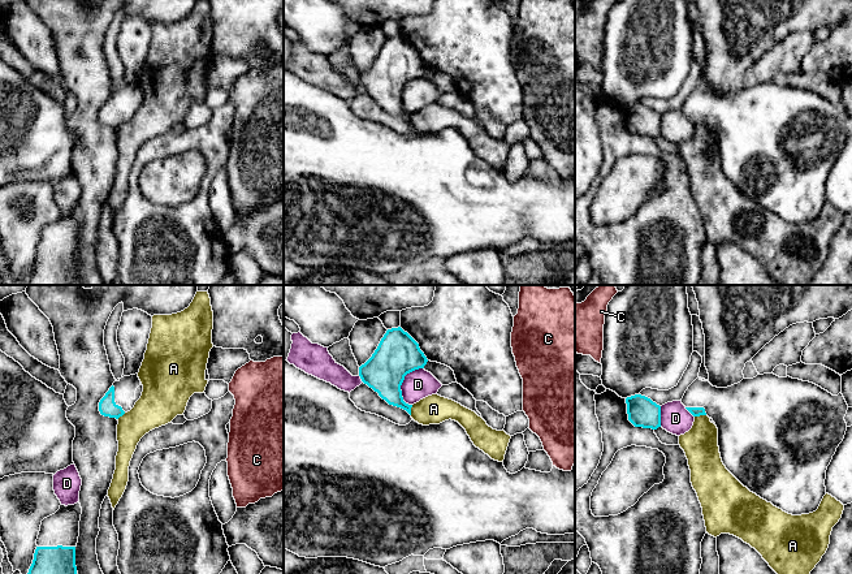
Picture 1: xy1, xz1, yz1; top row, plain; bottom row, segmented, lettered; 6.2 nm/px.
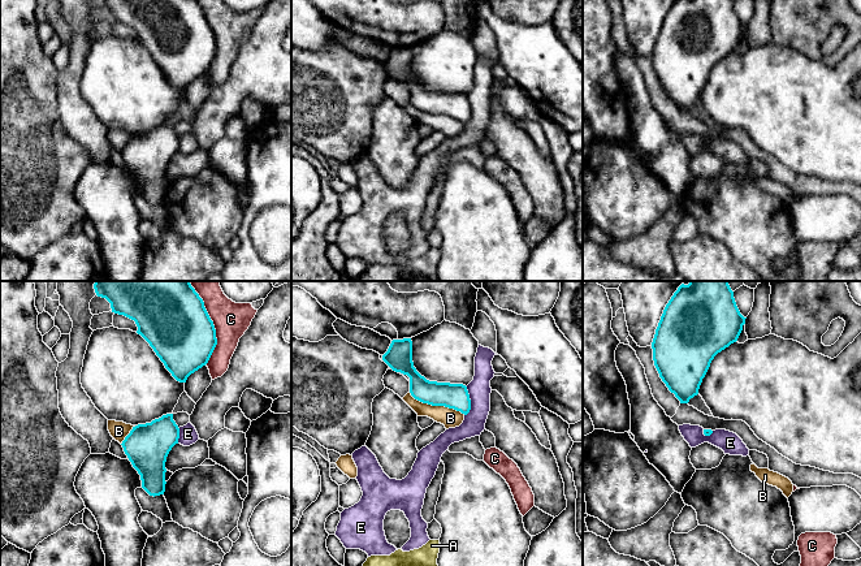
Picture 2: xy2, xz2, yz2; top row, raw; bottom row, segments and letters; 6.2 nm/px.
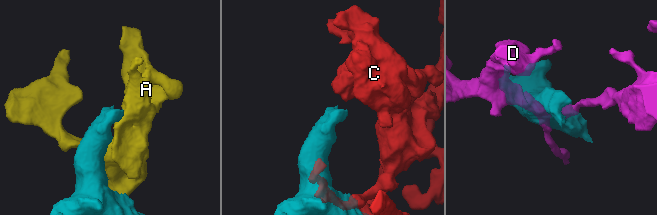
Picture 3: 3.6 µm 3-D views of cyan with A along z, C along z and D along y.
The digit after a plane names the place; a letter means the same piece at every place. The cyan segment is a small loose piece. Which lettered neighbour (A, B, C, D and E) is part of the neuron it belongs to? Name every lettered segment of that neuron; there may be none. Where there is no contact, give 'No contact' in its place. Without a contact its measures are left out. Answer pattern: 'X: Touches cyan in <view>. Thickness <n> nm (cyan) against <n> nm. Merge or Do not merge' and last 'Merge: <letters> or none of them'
A: Touches cyan in yz1. Thickness 60 nm (cyan) against 220 nm. Do not merge
B: Touches cyan in xz2. Thickness 160 nm (cyan) against 120 nm. Do not merge
C: Touches cyan in xy2. Thickness 420 nm (cyan) against 220 nm. Do not merge
D: Touches cyan in xz1. Thickness 260 nm (cyan) against 180 nm. Do not merge
E: Touches cyan in xz2. Thickness 160 nm (cyan) against 140 nm. Do not merge
Merge: none of them

